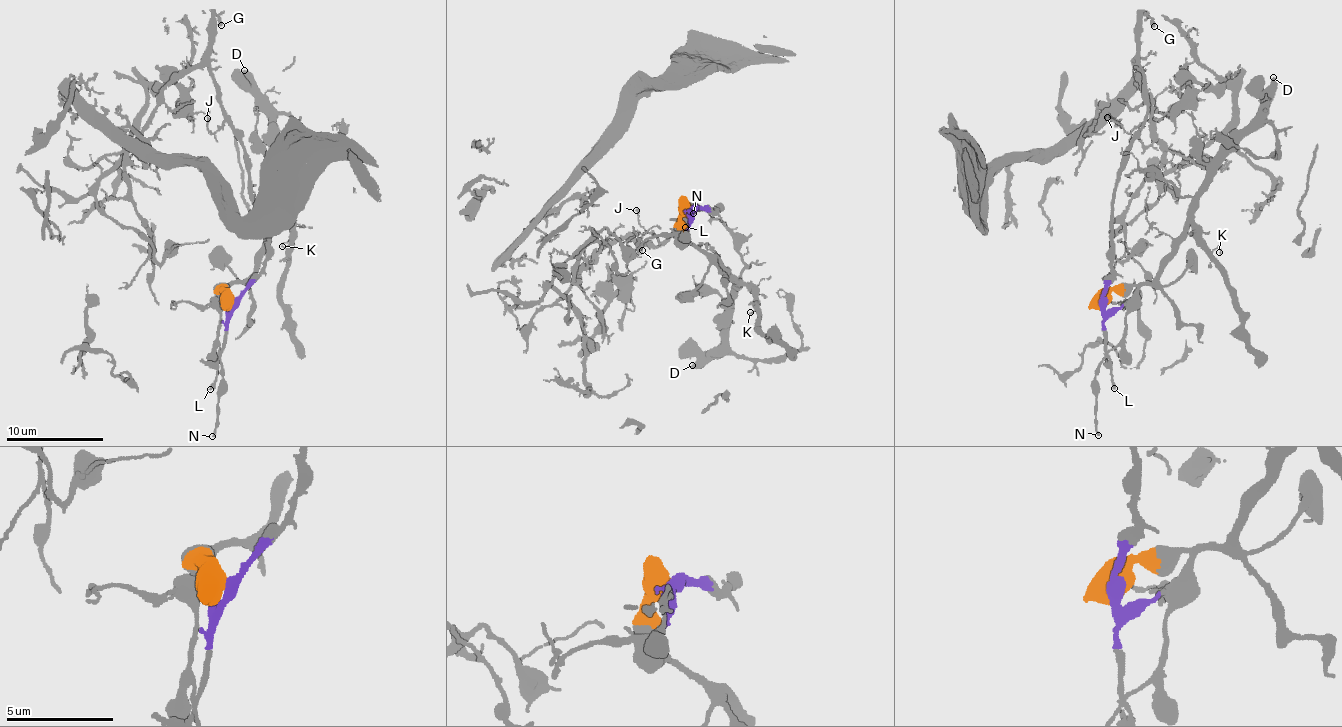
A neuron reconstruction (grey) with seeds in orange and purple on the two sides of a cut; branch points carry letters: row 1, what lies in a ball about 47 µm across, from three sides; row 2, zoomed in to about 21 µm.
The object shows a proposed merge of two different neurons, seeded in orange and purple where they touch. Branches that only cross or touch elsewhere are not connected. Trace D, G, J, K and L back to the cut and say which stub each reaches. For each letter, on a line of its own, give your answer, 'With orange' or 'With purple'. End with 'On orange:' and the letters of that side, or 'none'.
D: With orange
G: With purple
J: With purple
K: With orange
L: With purple
On orange: D, K

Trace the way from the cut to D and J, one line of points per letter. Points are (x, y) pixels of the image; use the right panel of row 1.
D: (1104, 302), (1112, 290), (1150, 283), (1159, 274), (1162, 259), (1190, 219), (1193, 197), (1234, 148), (1274, 76)
J: (1104, 302), (1112, 267), (1110, 233), (1114, 193), (1125, 147), (1142, 124), (1127, 131), (1107, 116)

